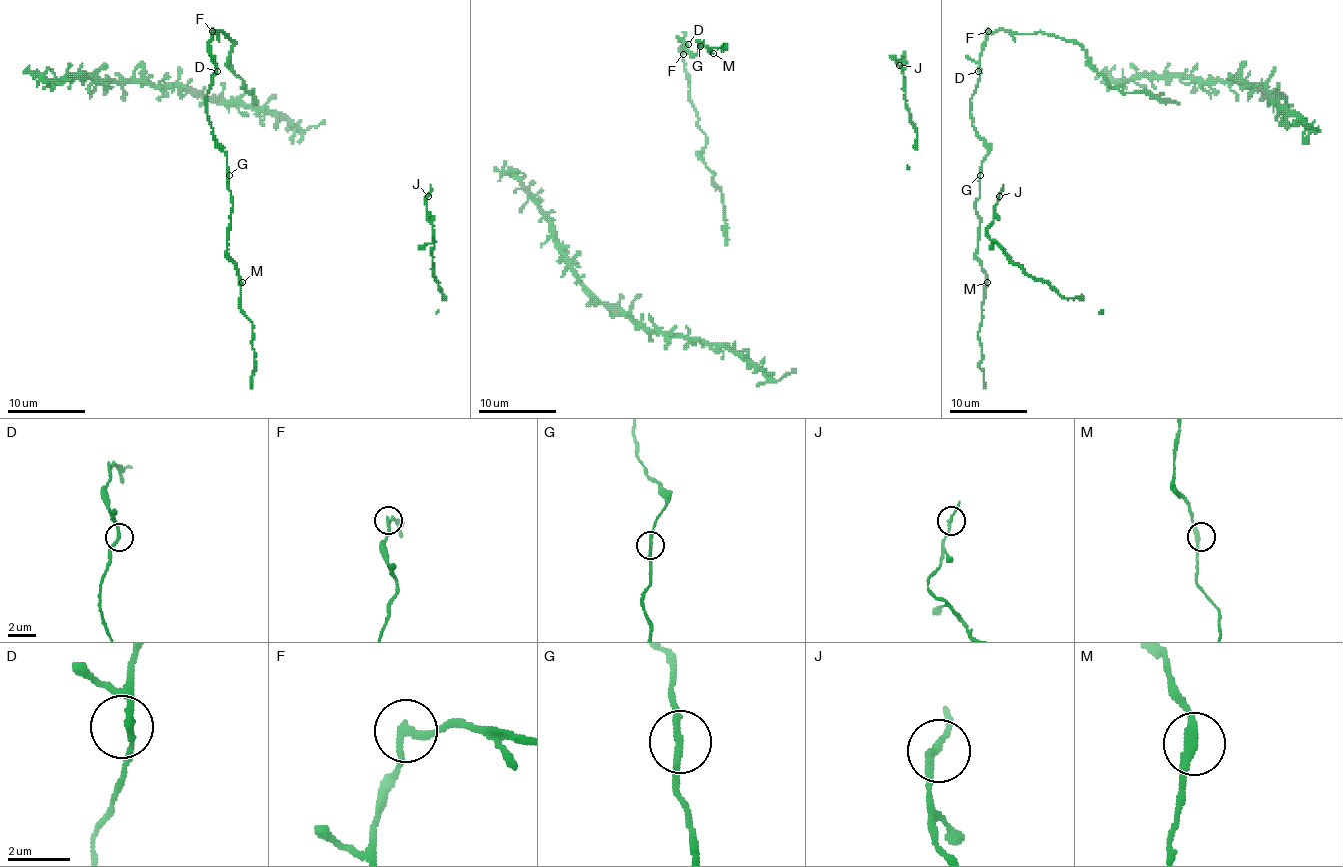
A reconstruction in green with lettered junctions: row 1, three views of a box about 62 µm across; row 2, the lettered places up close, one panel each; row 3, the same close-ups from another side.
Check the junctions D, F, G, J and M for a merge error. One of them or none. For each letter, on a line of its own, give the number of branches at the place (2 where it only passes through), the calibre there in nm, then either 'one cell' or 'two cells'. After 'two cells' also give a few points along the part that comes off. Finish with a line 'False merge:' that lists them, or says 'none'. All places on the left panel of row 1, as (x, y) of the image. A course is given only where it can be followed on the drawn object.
D: 2 | 200 nm | one cell
F: 2 | 220 nm | two cells | (211, 32), (221, 32), (235, 42), (231, 69), (242, 81), (242, 87), (252, 93), (256, 104)
G: 2 | 200 nm | one cell
J: 2 | 200 nm | one cell
M: 2 | 260 nm | one cell
False merge: F

